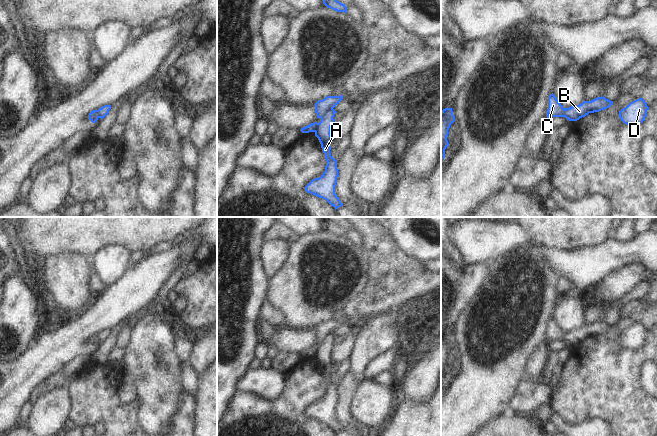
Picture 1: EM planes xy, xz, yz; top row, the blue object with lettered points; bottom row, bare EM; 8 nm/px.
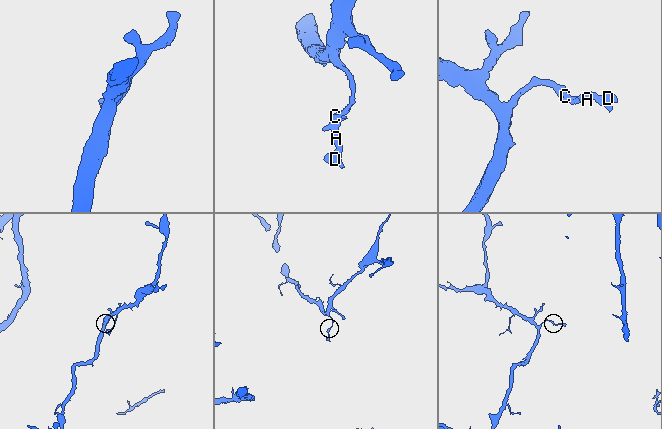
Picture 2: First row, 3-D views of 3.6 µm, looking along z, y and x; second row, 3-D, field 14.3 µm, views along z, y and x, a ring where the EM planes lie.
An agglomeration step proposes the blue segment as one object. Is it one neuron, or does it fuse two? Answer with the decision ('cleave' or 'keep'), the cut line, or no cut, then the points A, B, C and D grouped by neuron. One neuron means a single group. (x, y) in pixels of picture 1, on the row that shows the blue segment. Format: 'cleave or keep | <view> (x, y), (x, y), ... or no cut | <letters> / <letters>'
cleave | xz (332, 108), (320, 118) | A B D / C

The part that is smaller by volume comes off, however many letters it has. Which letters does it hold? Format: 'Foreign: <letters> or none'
Foreign: A, B, D

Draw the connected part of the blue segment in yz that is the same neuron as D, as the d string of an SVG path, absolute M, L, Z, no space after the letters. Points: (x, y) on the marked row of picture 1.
M638 98L619 111L619 118L626 125L639 125L644 121L647 110L646 102Z

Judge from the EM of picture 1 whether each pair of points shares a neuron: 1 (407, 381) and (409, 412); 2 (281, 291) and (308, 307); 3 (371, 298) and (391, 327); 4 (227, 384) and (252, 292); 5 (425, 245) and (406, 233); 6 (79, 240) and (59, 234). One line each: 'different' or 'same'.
1: different
2: same
3: different
4: same
5: same
6: same

